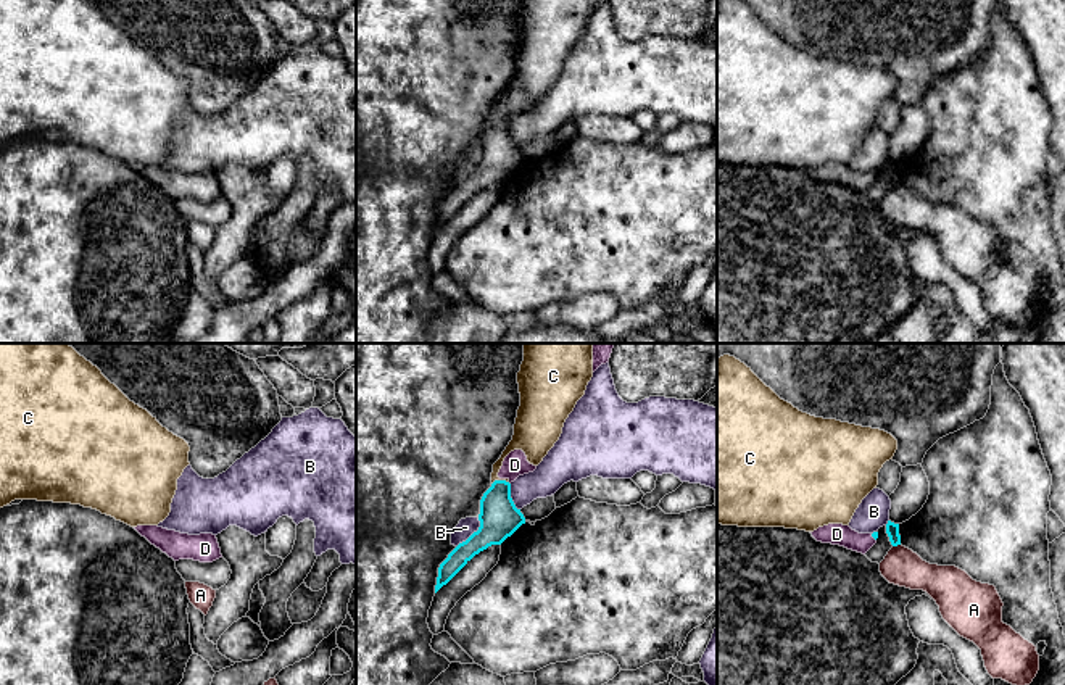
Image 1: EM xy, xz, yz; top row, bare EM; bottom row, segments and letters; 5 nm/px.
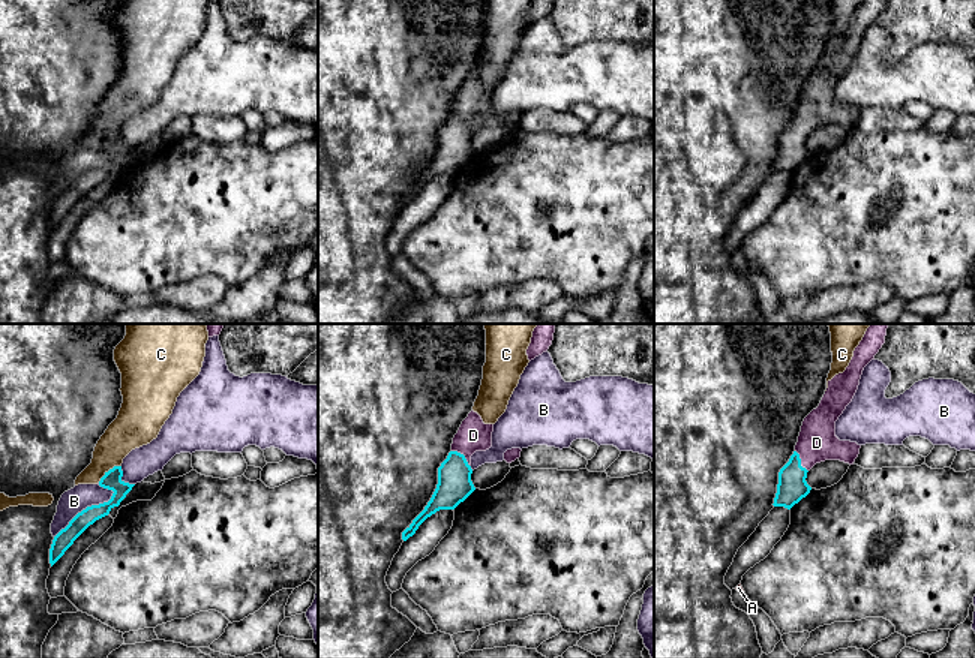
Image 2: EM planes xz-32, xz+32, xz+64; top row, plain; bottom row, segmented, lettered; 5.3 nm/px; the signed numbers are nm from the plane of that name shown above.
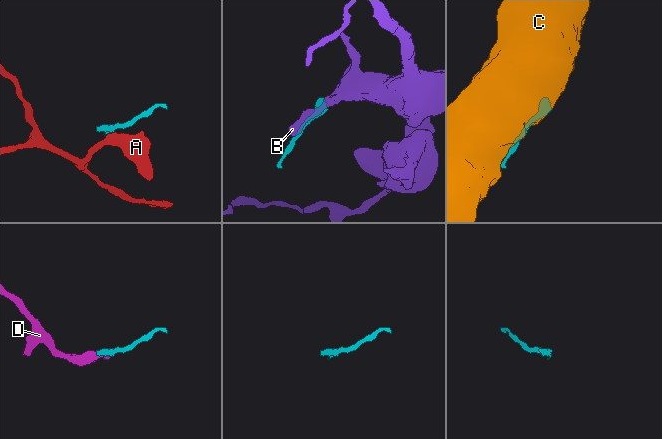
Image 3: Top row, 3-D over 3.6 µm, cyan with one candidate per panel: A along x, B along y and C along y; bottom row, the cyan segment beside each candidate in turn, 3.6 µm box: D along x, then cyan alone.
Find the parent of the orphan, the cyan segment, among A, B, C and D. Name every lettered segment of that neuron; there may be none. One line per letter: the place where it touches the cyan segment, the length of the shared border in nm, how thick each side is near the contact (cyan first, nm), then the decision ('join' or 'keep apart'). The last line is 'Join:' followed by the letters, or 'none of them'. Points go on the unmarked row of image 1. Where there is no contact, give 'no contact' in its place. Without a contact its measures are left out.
A: yz (896, 184) | 40 nm | 60/190 nm | keep apart
B: xz (474, 171) | 190 nm | 200/90 nm | keep apart
C: xz (500, 120) | 90 nm | 200/140 nm | keep apart
D: yz (872, 174) | 50 nm | 30/110 nm | join
Join: D

